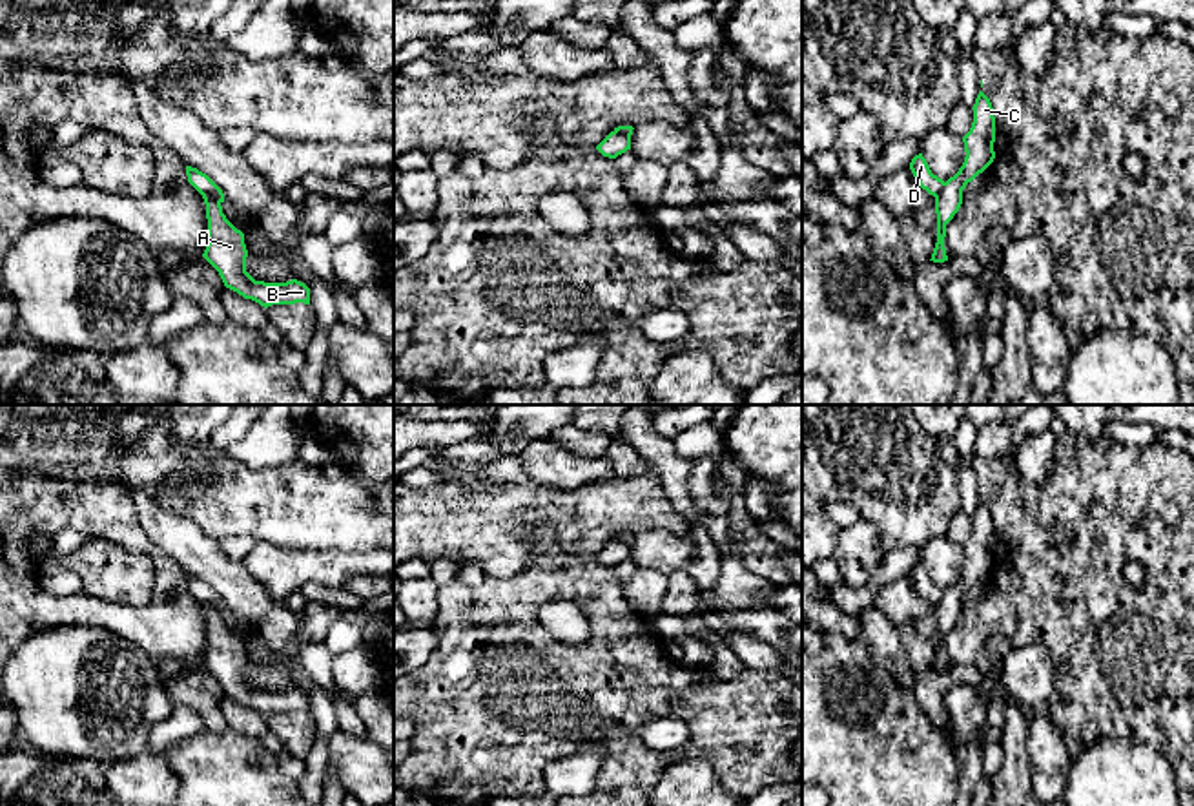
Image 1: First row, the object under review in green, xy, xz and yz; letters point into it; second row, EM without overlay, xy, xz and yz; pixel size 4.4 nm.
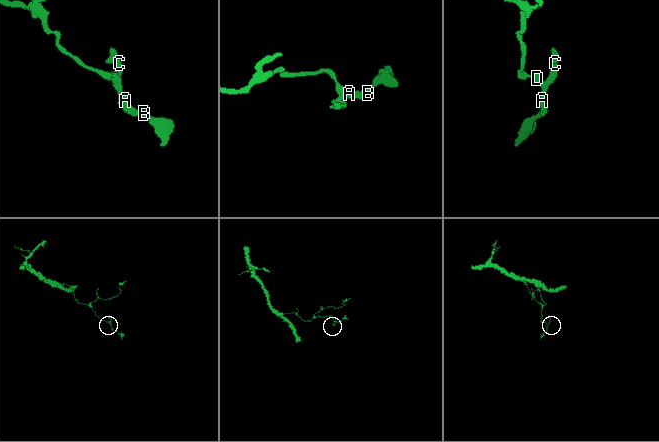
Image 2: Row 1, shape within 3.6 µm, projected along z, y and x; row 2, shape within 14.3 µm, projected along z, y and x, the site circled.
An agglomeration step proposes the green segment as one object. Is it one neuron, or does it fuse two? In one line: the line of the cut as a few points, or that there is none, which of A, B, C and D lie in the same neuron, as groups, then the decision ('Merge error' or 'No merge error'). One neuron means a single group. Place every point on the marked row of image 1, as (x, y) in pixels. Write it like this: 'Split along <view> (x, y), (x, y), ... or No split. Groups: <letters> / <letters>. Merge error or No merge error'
Split along xy (201, 194), (210, 194), (219, 203). Groups: A B C / D. Merge error

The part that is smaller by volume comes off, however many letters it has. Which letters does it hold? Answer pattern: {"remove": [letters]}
{"remove": ["A", "B", "C"]}

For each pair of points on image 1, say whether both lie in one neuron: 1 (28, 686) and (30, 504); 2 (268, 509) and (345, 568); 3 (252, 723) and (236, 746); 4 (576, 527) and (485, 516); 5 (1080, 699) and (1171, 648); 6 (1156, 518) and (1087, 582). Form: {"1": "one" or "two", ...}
{"1": "two", "2": "two", "3": "two", "4": "one", "5": "one", "6": "one"}

